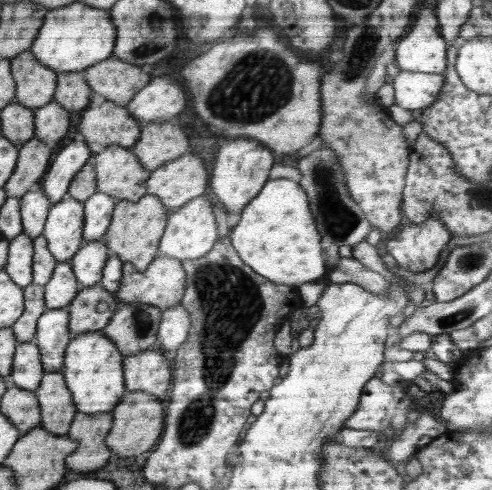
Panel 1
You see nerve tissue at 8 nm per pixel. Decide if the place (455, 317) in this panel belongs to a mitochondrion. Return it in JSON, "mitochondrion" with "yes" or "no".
{"mitochondrion":"yes"}

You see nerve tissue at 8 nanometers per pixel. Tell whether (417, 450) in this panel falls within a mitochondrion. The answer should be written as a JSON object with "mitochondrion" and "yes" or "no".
{"mitochondrion":"no"}

